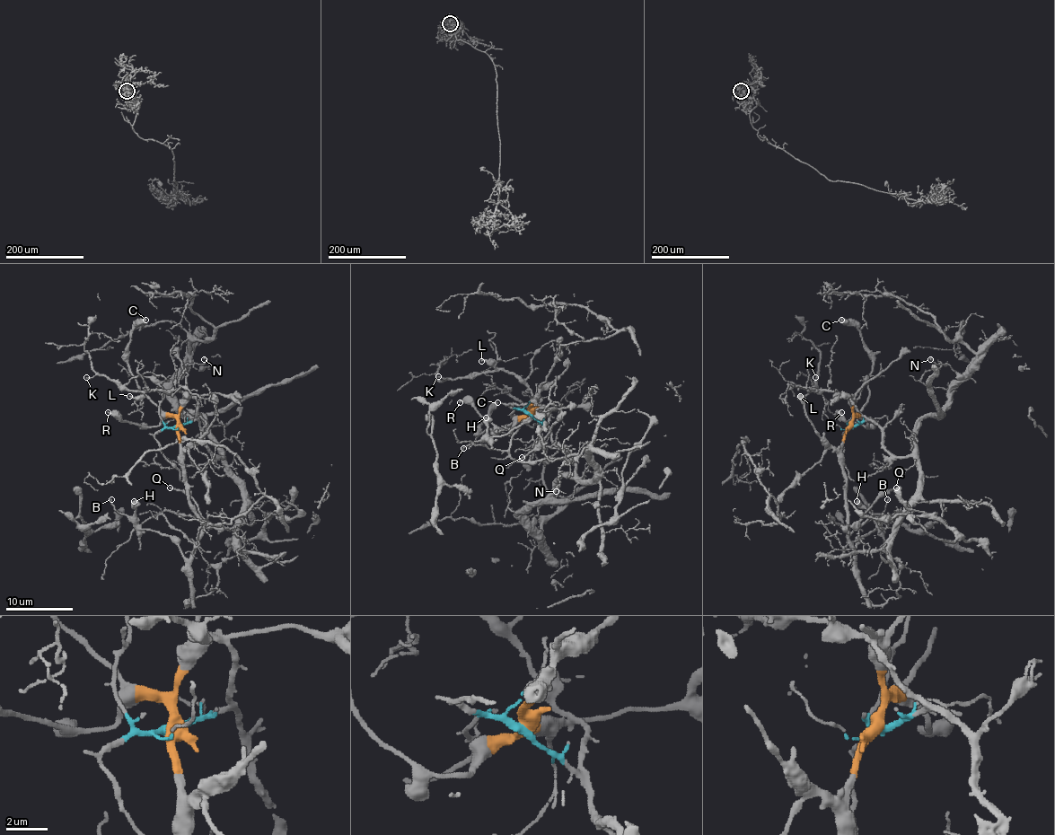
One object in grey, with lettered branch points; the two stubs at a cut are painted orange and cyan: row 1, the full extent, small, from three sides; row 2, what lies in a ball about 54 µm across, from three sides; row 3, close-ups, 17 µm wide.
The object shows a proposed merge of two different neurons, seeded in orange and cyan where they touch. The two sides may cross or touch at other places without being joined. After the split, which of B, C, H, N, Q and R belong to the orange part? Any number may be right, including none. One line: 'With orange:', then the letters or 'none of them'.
With orange: B, C, H, Q, R

